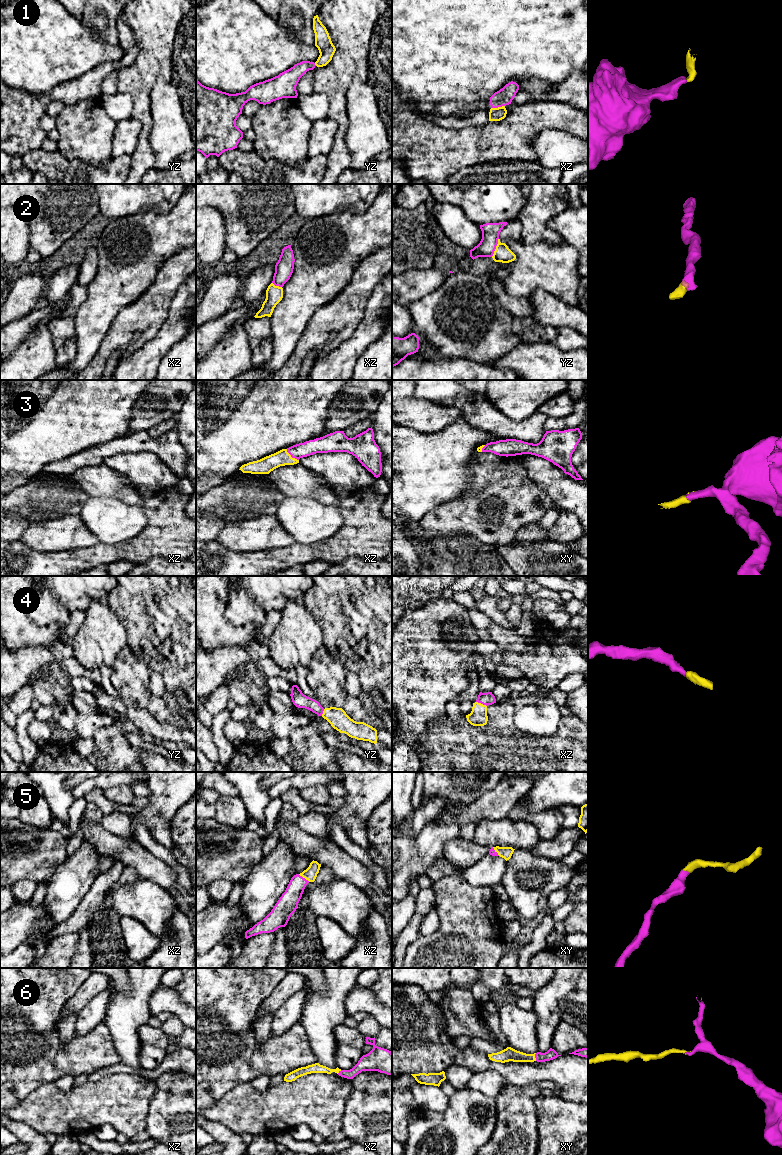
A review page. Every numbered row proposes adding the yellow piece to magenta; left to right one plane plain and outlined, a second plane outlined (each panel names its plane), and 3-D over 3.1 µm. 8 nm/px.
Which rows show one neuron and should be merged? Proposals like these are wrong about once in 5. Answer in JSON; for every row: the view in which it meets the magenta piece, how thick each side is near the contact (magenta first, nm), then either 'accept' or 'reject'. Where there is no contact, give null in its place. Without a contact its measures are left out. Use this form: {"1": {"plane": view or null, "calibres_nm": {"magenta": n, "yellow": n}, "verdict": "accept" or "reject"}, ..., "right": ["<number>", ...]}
{"1": {"plane": "xz", "calibres_nm": {"magenta": 140, "yellow": 110}, "verdict": "accept"}, "2": {"plane": "yz", "calibres_nm": {"magenta": 140, "yellow": 140}, "verdict": "reject"}, "3": {"plane": "xz", "calibres_nm": {"magenta": 130, "yellow": 130}, "verdict": "accept"}, "4": {"plane": "xz", "calibres_nm": {"magenta": 100, "yellow": 140}, "verdict": "accept"}, "5": {"plane": "xz", "calibres_nm": {"magenta": 160, "yellow": 110}, "verdict": "accept"}, "6": {"plane": "xy", "calibres_nm": {"magenta": 90, "yellow": 110}, "verdict": "accept"}, "right": ["1", "3", "4", "5", "6"]}

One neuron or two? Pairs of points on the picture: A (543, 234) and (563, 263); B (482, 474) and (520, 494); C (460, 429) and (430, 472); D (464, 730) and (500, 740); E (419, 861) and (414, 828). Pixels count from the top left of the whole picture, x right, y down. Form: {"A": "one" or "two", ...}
{"A": "two", "B": "one", "C": "one", "D": "one", "E": "two"}

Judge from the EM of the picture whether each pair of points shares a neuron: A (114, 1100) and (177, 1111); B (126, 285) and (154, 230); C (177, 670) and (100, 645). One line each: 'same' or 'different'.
A: different
B: same
C: different

